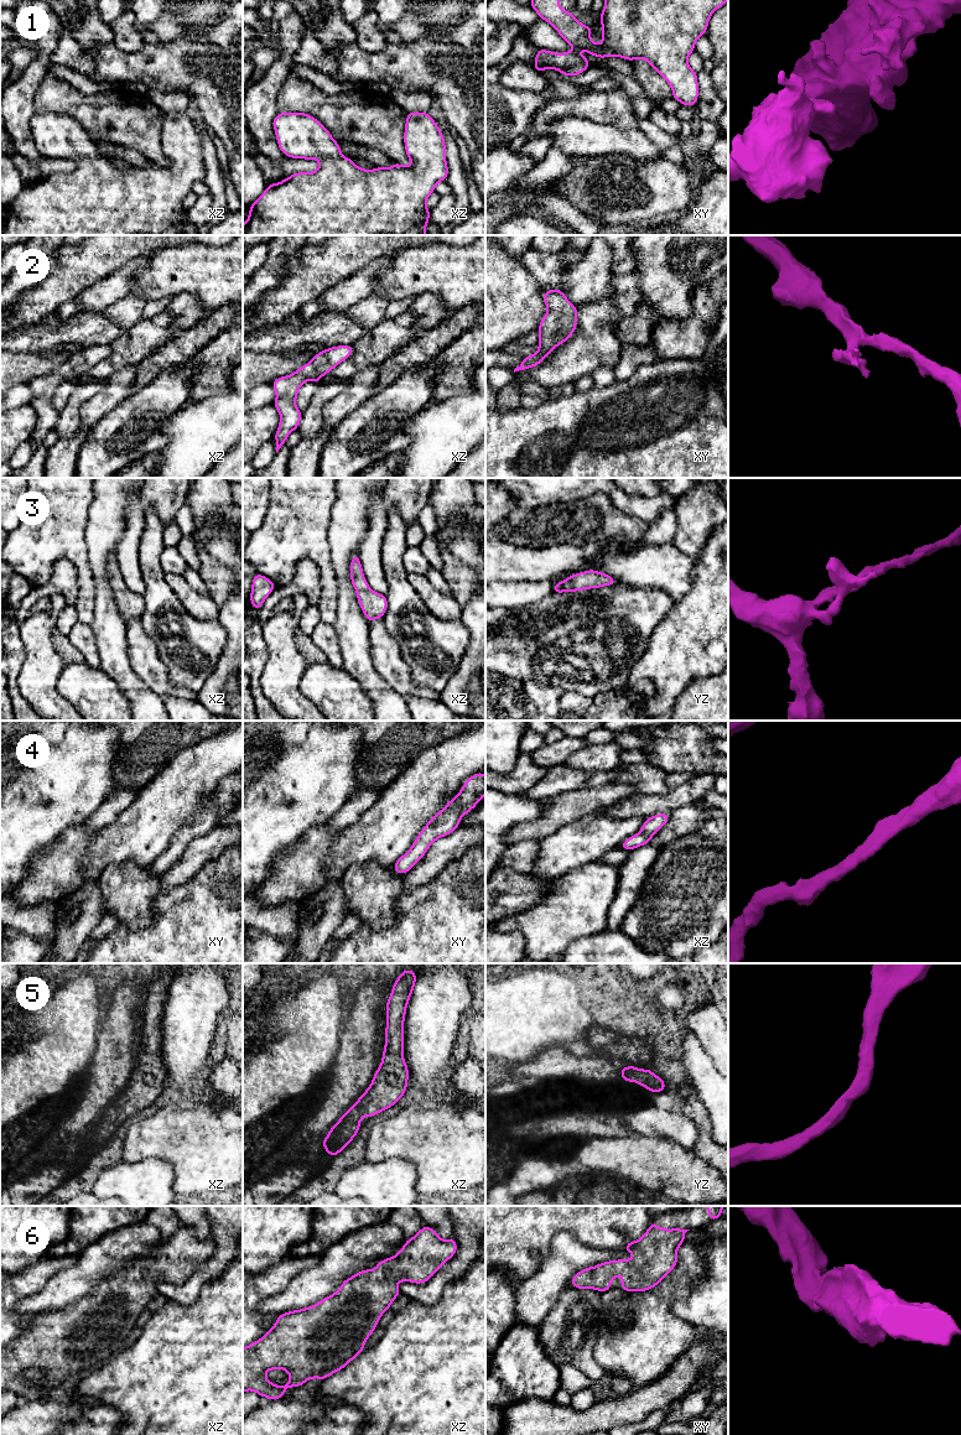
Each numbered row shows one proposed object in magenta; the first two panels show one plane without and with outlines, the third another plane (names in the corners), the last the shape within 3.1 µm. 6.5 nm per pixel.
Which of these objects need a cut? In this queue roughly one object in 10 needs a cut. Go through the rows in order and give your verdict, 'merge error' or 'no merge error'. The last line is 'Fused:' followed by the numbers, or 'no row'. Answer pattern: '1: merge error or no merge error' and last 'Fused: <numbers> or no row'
1: no merge error
2: no merge error
3: no merge error
4: no merge error
5: no merge error
6: no merge error
Fused: no row

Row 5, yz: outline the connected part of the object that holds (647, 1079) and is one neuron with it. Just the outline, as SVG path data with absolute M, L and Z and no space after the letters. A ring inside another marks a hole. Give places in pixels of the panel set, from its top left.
M625 1066L620 1069L620 1078L627 1082L637 1082L653 1093L659 1093L667 1088L664 1080L649 1069L640 1070L637 1066Z

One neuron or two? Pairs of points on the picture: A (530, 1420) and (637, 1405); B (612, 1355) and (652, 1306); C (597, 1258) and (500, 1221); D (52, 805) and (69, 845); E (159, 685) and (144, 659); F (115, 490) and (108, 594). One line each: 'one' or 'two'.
A: one
B: one
C: two
D: two
E: one
F: one

